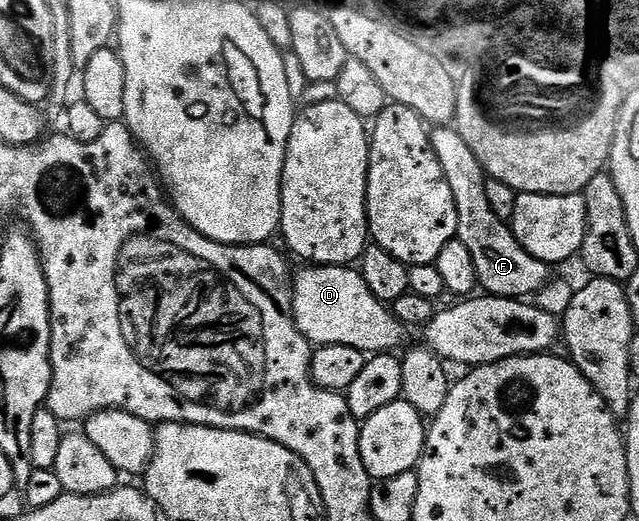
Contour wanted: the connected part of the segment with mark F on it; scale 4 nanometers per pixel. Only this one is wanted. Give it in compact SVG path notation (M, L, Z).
M435 128L430 134L430 142L436 151L436 159L440 159L440 167L452 187L458 216L457 240L462 241L464 247L468 247L472 254L479 286L495 297L533 298L551 282L551 266L532 256L518 242L509 224L500 220L496 211L492 211L486 194L487 174L476 155L472 155L472 147L468 147L468 143L464 143L464 139L458 134L457 128Z

